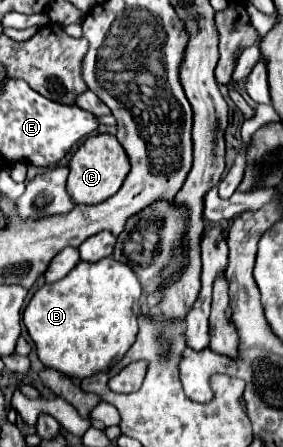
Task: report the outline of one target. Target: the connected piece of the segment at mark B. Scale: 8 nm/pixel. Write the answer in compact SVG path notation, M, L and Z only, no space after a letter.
M65 248L53 258L45 272L51 284L33 294L23 312L23 322L45 366L85 378L109 370L135 342L141 284L127 264L115 262L111 256L99 262L77 262L77 248Z

